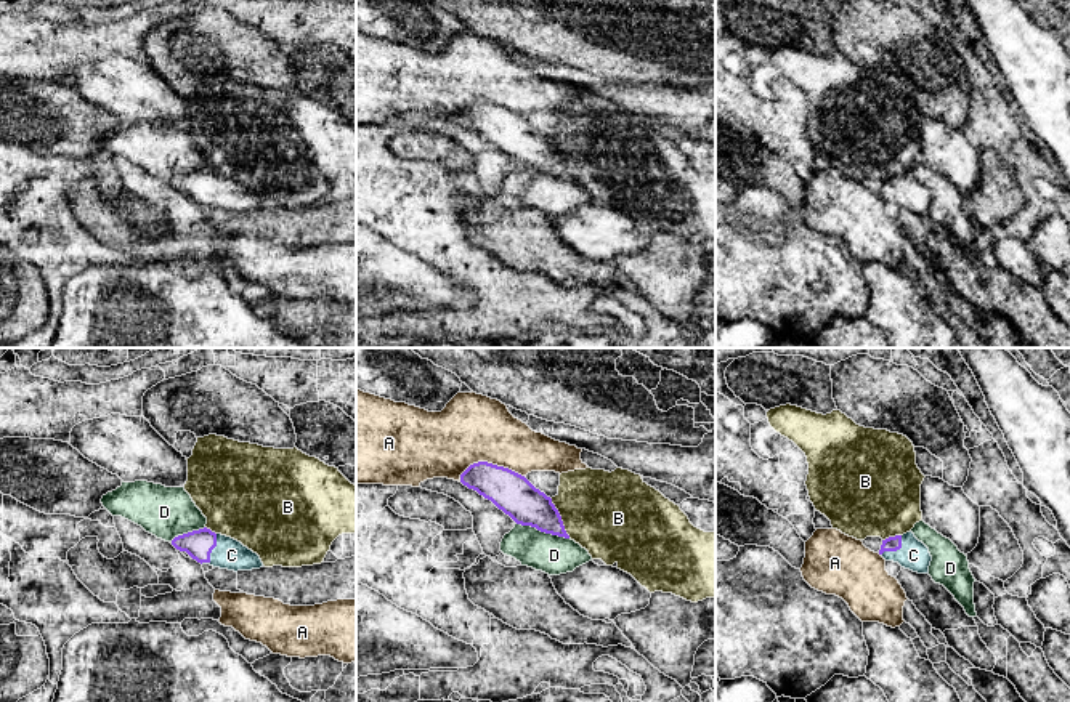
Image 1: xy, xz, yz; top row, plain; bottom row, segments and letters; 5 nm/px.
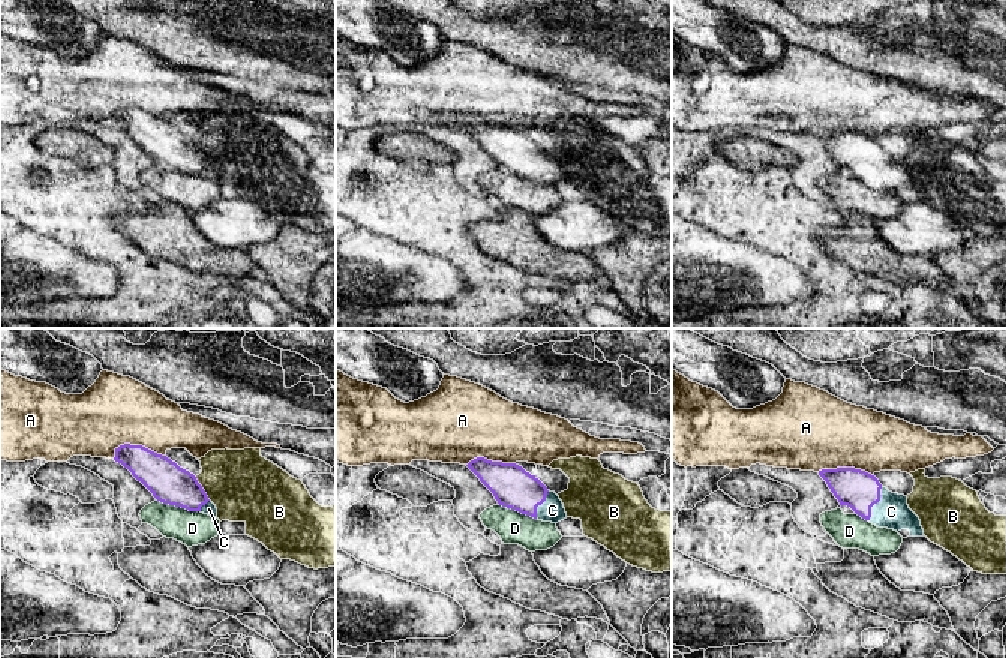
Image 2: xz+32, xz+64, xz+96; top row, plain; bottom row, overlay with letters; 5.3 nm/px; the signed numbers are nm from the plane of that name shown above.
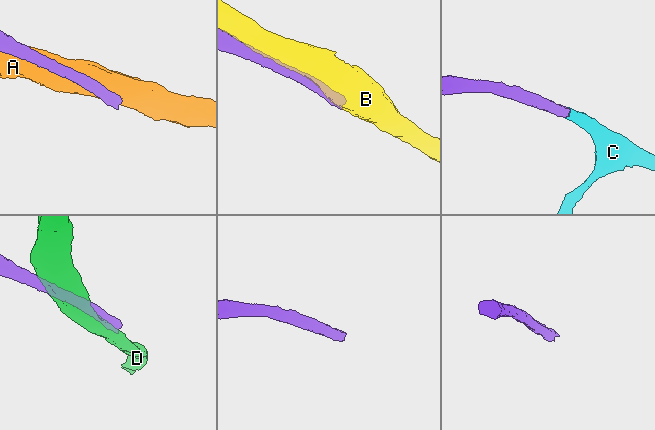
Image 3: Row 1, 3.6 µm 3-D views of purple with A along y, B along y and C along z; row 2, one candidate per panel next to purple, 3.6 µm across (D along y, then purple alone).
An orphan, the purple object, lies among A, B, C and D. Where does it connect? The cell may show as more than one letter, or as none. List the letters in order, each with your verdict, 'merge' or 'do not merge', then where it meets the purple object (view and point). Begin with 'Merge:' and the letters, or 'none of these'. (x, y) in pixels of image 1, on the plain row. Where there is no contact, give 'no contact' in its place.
Merge: C
A: do not merge; contact xz (488, 104)
B: do not merge; contact xz (560, 159)
C: merge; contact xy (210, 193)
D: do not merge; contact xz (543, 172)

